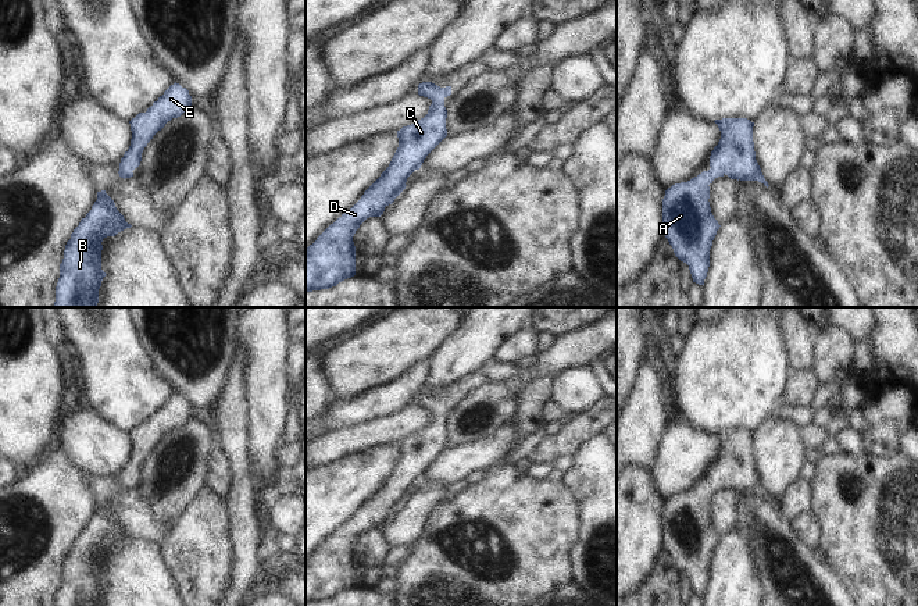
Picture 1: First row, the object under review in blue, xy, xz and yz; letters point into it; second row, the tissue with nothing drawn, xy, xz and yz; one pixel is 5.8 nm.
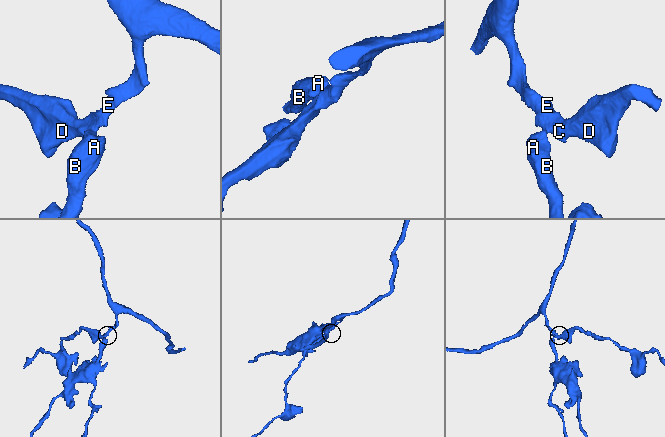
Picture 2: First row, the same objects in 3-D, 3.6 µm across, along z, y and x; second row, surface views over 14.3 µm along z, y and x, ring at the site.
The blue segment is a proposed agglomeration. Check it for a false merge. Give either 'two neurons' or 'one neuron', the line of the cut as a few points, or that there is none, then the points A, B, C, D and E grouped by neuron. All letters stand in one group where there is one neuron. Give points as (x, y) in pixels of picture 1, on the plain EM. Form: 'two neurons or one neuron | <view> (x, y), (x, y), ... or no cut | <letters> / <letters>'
one neuron | no cut | A B C D E

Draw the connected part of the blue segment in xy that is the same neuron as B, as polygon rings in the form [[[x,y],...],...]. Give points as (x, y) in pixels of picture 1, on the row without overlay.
[[[106,502],[97,503],[92,521],[65,556],[56,606],[99,606],[103,589],[103,550],[131,539]]]

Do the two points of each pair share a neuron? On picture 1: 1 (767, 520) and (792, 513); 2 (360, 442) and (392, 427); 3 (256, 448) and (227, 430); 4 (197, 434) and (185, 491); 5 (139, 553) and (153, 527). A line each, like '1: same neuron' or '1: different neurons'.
1: different neurons
2: same neuron
3: different neurons
4: same neuron
5: different neurons

